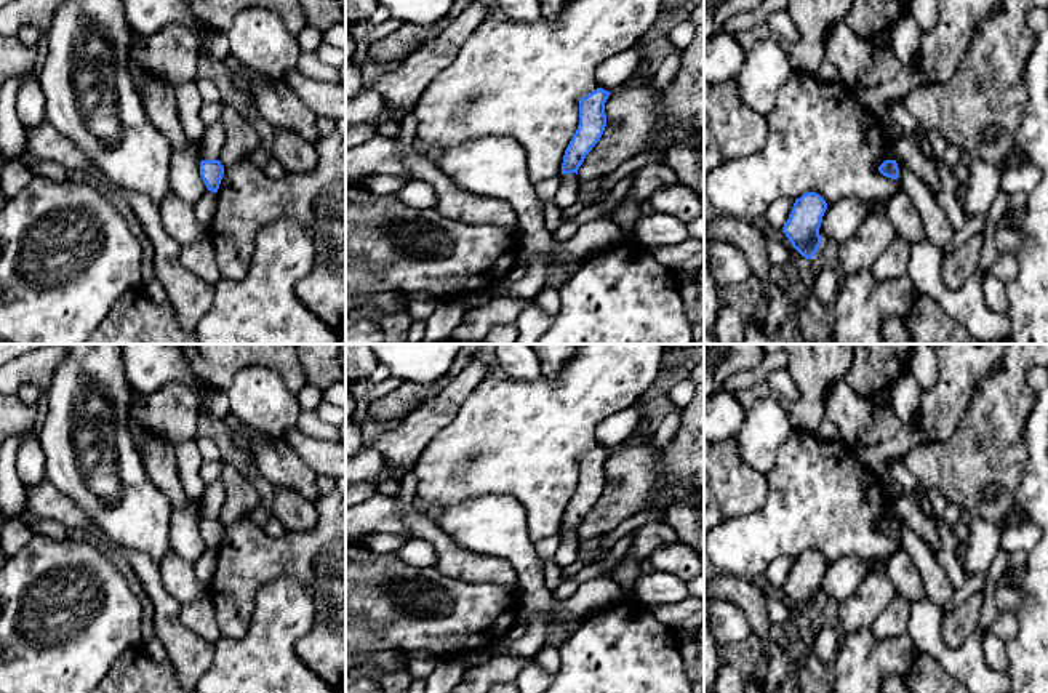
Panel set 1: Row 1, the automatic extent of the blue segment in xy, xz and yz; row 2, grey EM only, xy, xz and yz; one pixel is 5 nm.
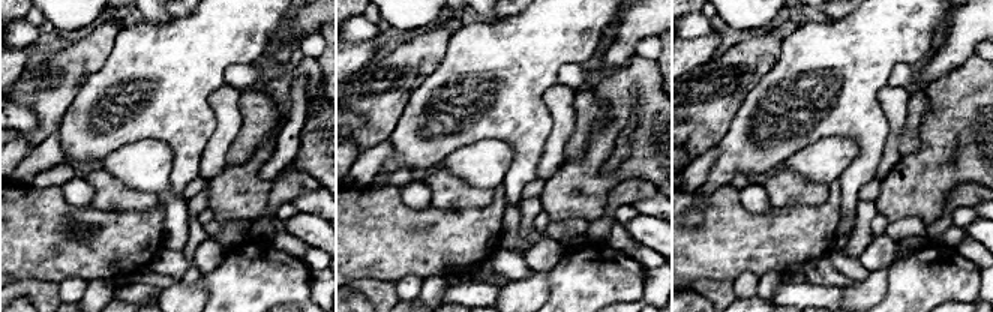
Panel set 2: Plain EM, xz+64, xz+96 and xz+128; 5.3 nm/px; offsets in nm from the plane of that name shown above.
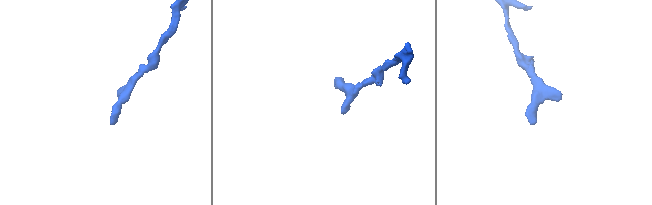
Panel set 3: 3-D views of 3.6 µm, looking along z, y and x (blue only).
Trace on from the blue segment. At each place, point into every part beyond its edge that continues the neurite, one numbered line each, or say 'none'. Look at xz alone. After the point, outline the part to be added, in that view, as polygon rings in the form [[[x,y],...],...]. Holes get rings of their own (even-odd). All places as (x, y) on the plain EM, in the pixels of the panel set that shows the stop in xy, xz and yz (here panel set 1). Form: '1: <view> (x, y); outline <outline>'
none

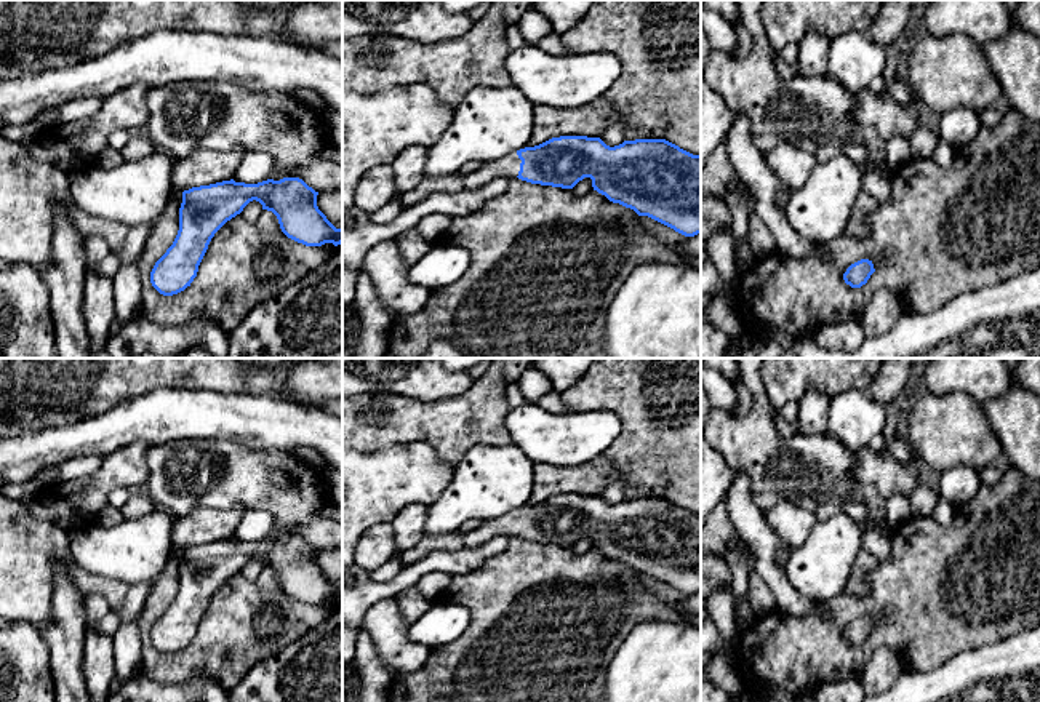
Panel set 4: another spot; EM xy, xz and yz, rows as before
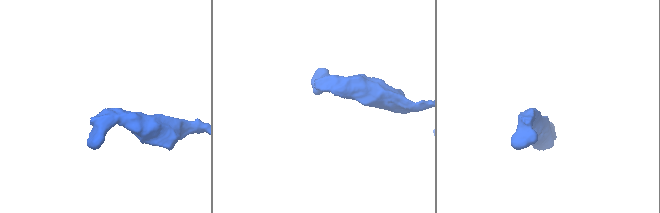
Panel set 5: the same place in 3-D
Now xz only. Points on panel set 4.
1: xz (508, 525); outline [[[510,510],[502,517],[485,520],[478,528],[464,534],[466,547],[478,547],[496,536],[514,537],[518,534],[522,518],[517,510]]]

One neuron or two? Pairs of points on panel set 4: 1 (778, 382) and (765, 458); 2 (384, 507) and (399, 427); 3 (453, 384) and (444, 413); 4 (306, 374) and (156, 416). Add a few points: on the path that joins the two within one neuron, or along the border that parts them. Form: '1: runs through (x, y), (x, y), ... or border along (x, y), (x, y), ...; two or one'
1: border along (759, 374), (767, 398), (775, 410); two
2: border along (432, 446), (423, 442), (400, 442), (359, 451); two
3: border along (476, 379), (453, 397), (410, 398); two
4: border along (284, 397), (319, 408); two

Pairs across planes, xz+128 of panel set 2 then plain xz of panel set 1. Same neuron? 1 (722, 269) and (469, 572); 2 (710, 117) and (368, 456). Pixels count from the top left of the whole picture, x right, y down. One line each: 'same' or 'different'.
1: different
2: different

